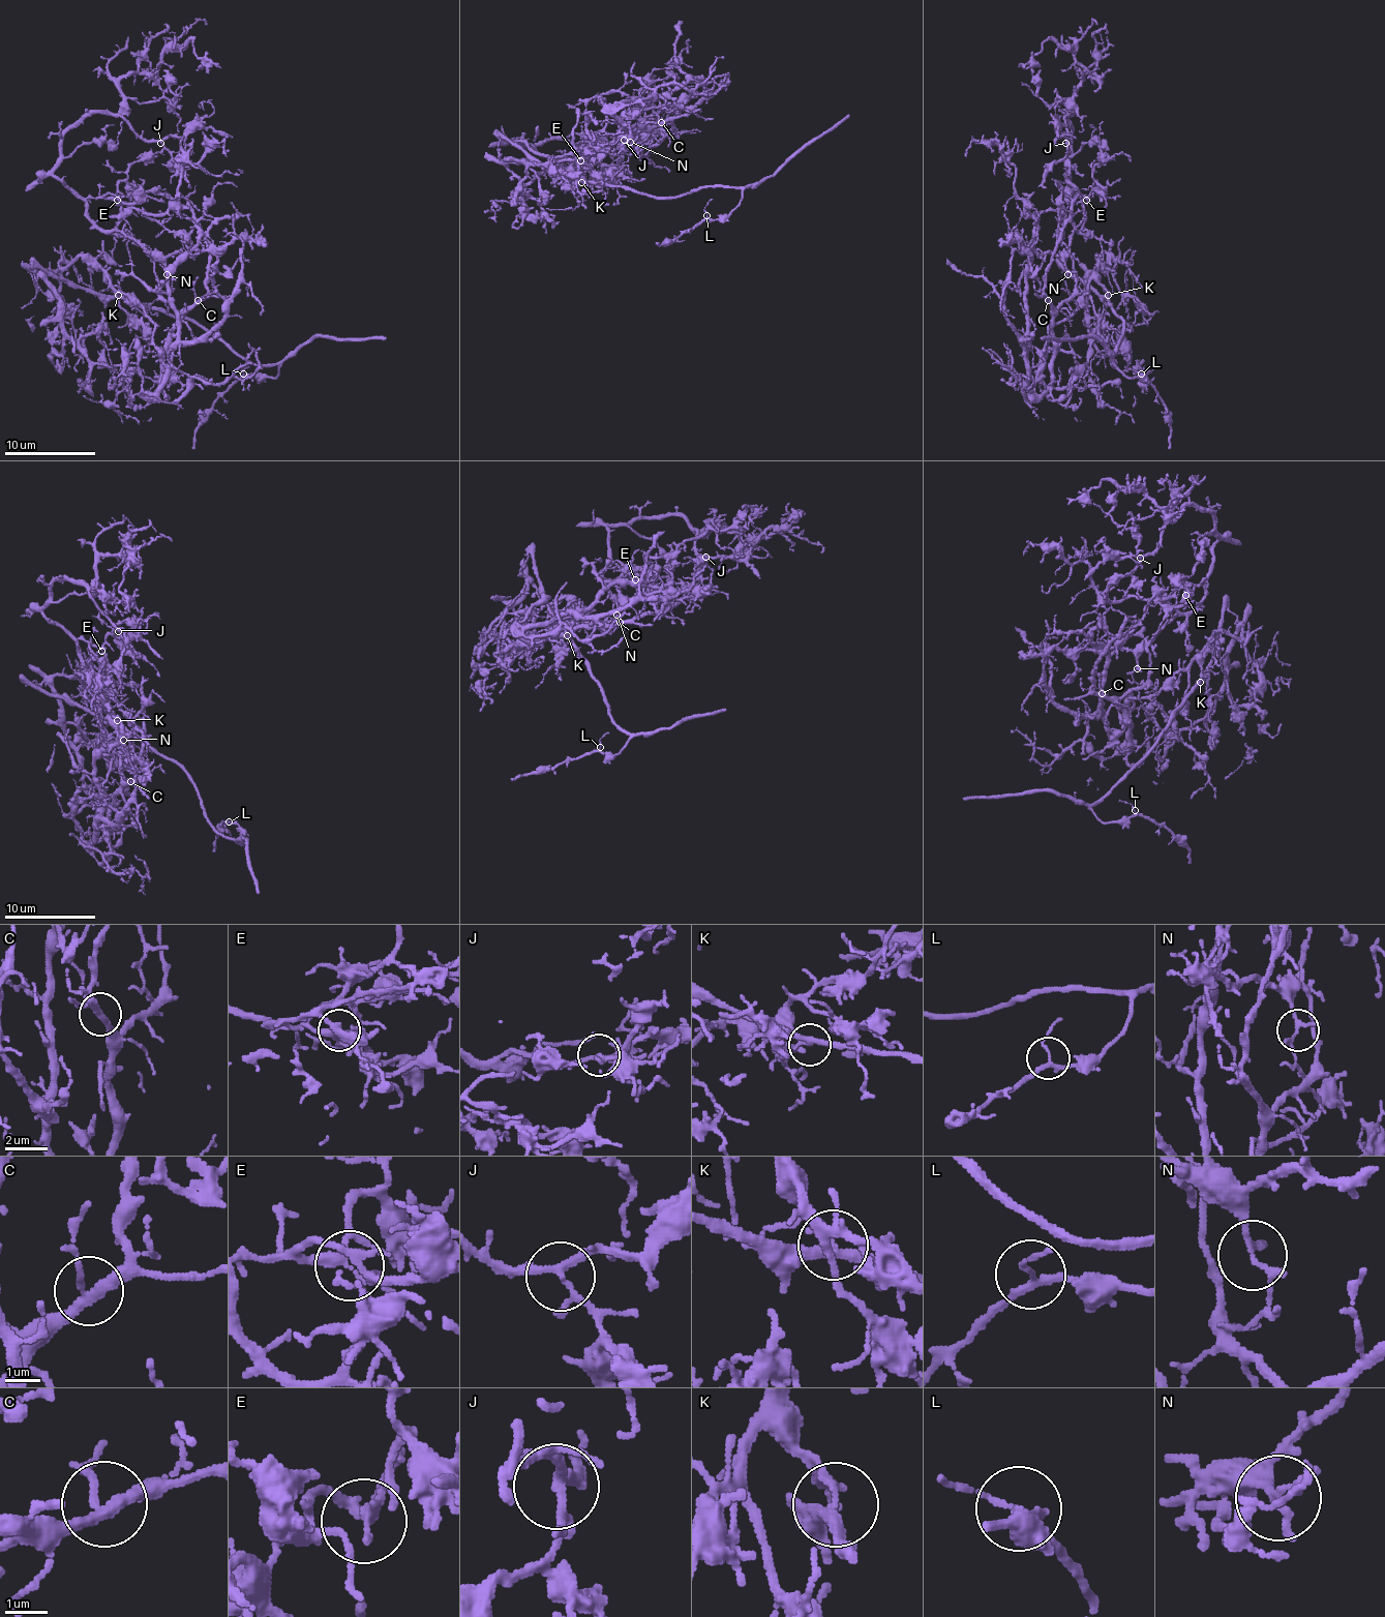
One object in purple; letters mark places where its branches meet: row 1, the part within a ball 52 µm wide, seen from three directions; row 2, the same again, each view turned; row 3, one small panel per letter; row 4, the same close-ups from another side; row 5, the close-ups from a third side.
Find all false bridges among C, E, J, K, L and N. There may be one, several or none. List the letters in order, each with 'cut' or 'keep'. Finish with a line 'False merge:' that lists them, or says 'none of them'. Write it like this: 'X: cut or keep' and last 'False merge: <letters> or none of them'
C: keep
E: keep
J: keep
K: cut
L: keep
N: cut
False merge: K, N

